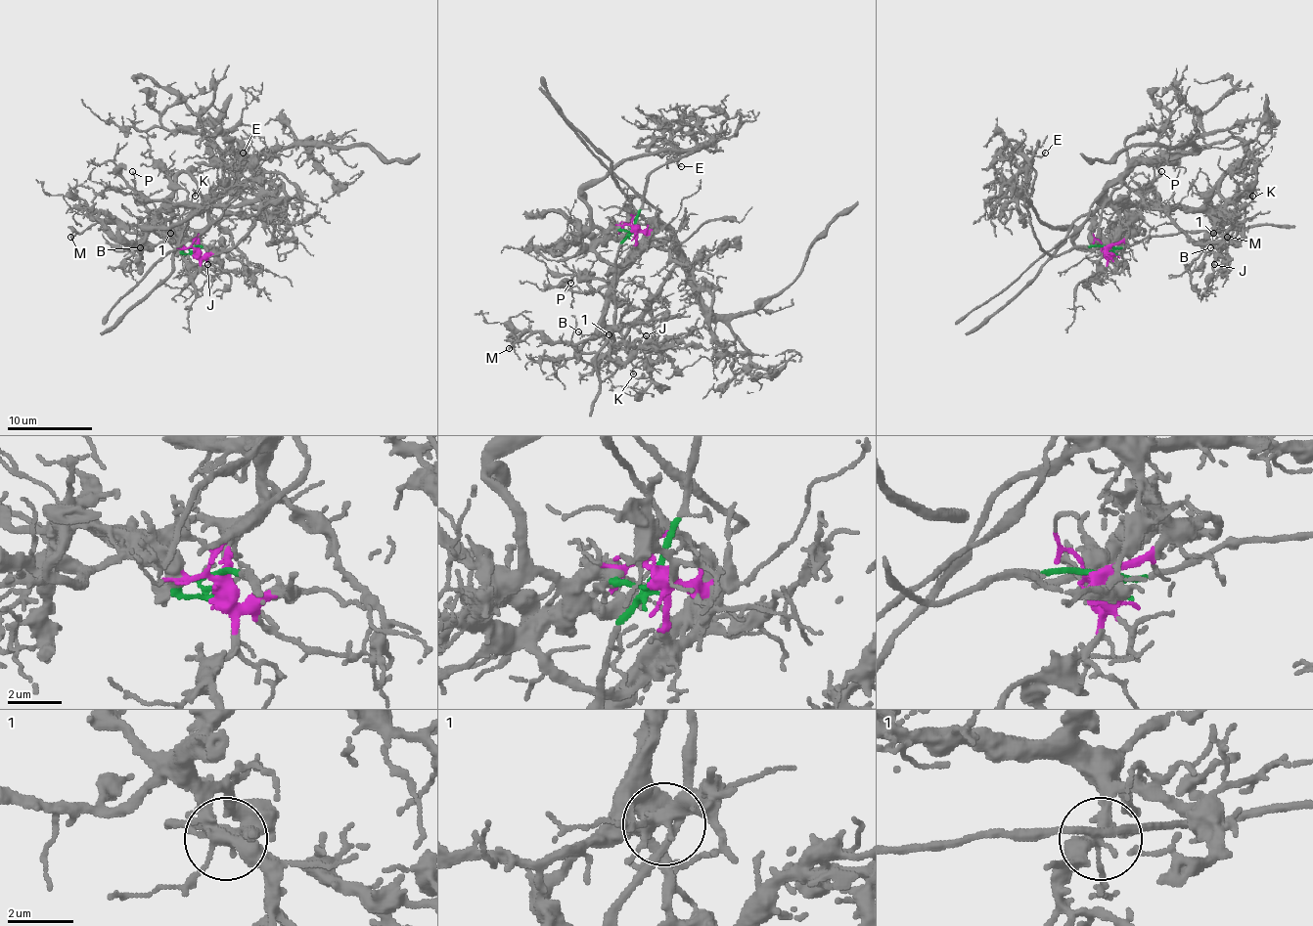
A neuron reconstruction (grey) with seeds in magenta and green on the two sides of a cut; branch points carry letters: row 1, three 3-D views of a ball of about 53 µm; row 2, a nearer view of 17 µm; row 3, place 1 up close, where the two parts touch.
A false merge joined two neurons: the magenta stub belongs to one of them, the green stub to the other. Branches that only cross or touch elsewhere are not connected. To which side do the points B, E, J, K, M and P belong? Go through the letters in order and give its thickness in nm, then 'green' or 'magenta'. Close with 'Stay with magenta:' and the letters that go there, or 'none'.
B: 130 nm thick; magenta
E: 120 nm thick; green
J: 80 nm thick; magenta
K: 130 nm thick; magenta
M: 140 nm thick; magenta
P: 100 nm thick; magenta
Stay with magenta: B, J, K, M, P

